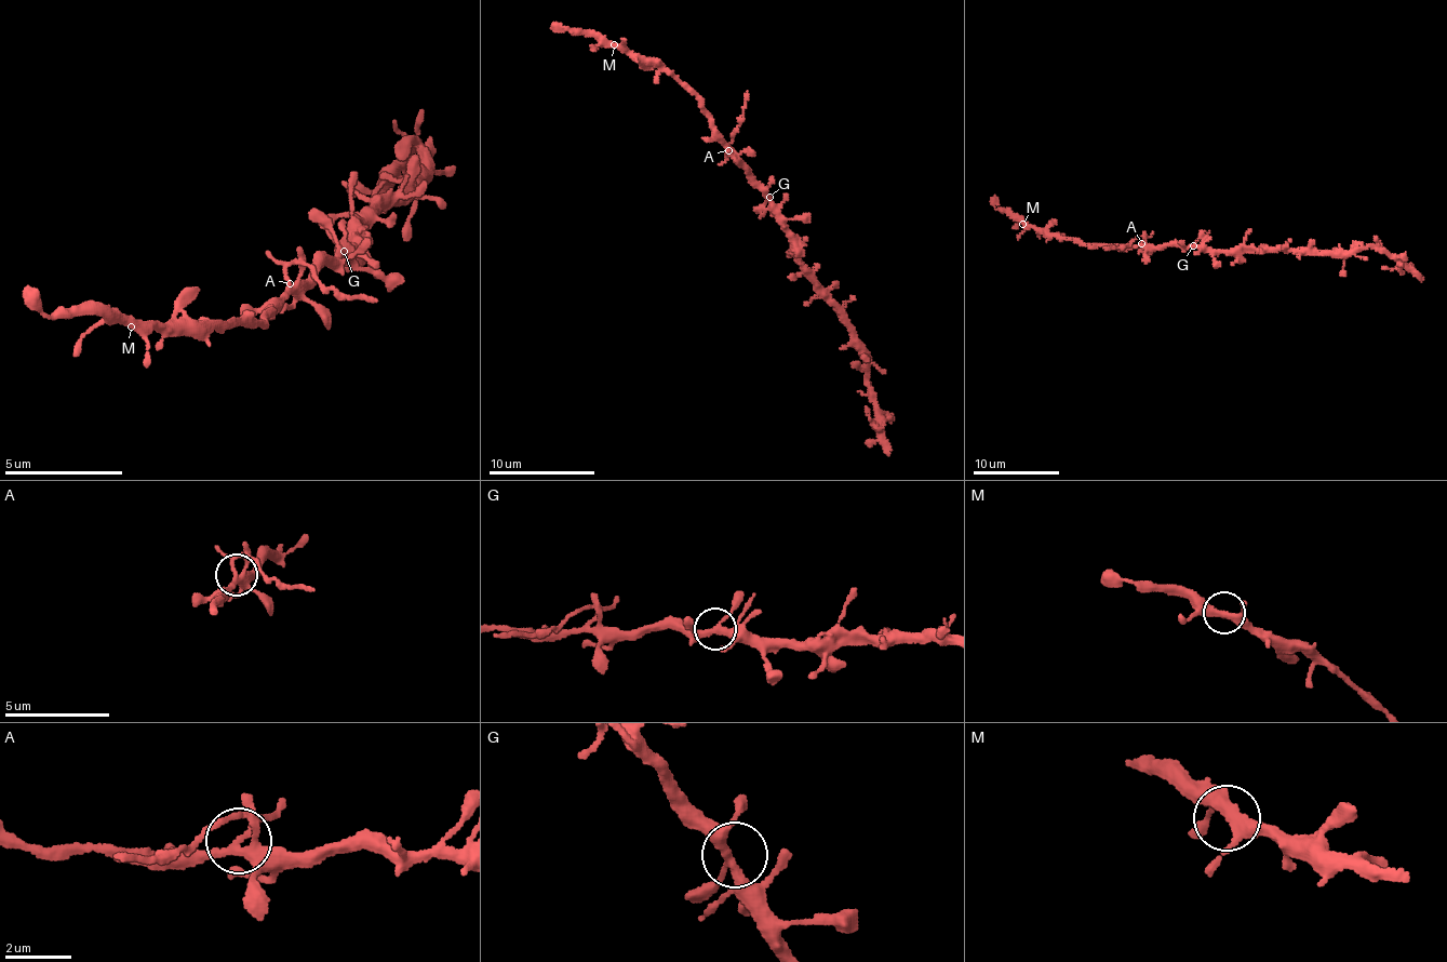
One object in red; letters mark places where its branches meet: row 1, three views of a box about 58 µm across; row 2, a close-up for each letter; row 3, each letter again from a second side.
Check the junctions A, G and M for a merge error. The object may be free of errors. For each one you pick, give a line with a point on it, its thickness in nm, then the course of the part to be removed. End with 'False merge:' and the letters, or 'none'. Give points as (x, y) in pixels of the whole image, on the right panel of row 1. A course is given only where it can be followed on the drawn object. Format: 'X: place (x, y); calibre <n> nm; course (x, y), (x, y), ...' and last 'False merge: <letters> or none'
A: place (1141, 243); calibre 280 nm; course (1141, 243), (1143, 236), (1125, 246), (1103, 248)
False merge: A

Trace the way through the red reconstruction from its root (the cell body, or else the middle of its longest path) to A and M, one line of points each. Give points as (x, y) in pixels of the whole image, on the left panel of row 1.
A: (344, 256), (319, 267), (320, 270), (309, 276), (306, 282), (292, 289), (287, 284)
M: (344, 256), (319, 267), (311, 282), (285, 295), (275, 316), (257, 326), (238, 322), (217, 329), (131, 326)

